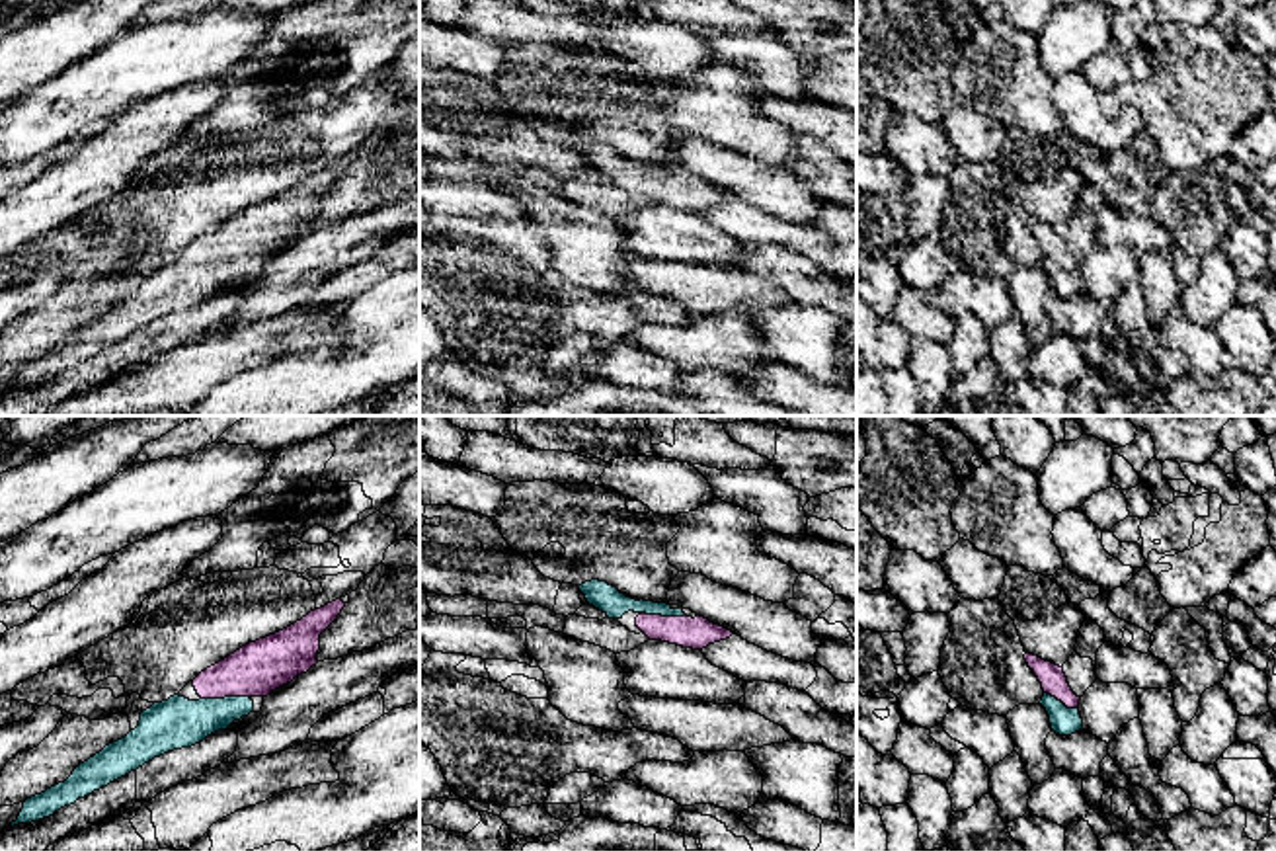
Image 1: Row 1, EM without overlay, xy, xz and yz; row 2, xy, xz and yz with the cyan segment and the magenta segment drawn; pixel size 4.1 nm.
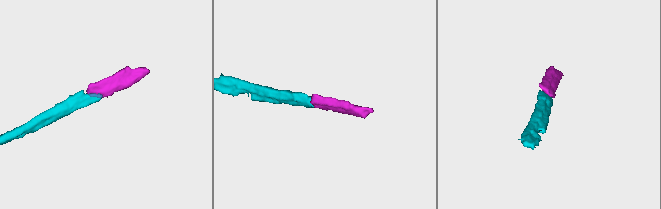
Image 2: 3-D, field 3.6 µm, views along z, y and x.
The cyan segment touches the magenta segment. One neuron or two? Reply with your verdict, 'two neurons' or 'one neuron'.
one neuron

